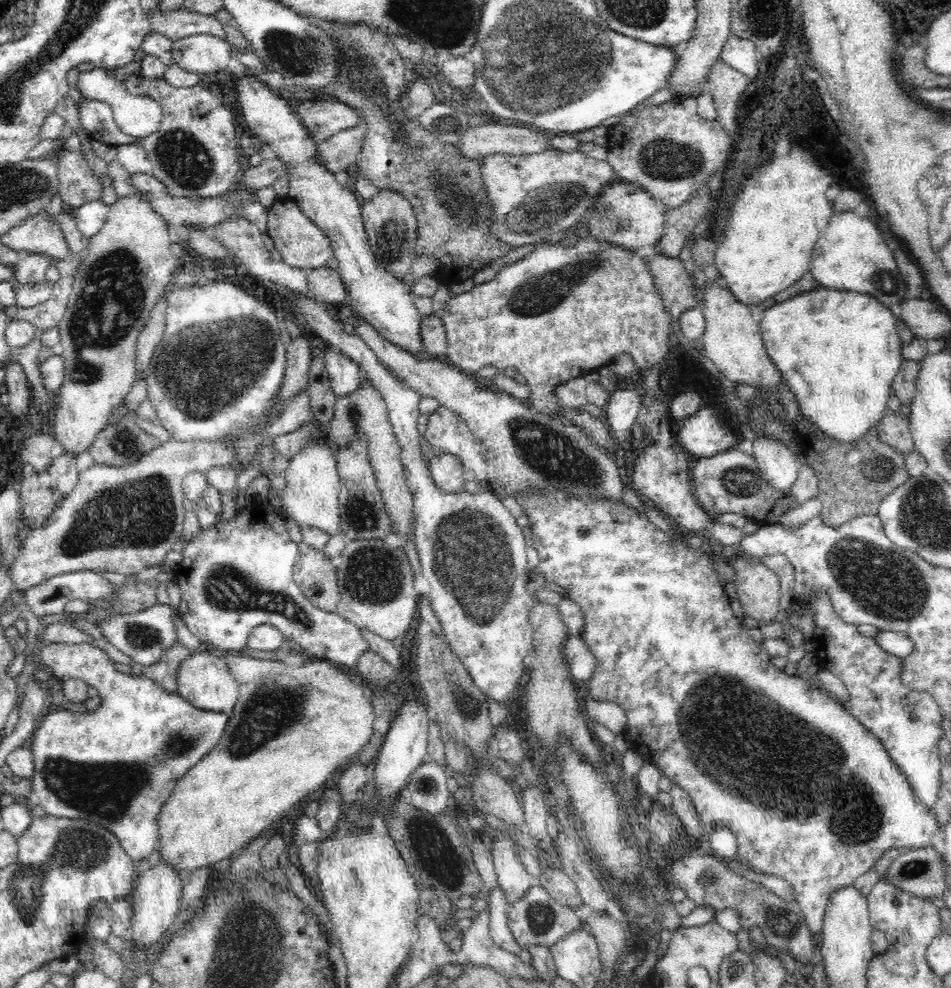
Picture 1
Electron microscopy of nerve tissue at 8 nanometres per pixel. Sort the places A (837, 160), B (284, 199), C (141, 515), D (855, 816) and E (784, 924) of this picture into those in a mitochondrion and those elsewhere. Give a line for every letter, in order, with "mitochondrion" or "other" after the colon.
A: other
B: other
C: mitochondrion
D: mitochondrion
E: mitochondrion

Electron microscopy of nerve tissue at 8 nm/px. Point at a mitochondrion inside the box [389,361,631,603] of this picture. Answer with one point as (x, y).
(549, 453)

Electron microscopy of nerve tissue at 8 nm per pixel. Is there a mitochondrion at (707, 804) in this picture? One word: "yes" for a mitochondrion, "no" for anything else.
no

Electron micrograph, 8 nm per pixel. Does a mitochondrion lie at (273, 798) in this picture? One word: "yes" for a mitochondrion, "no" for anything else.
no

